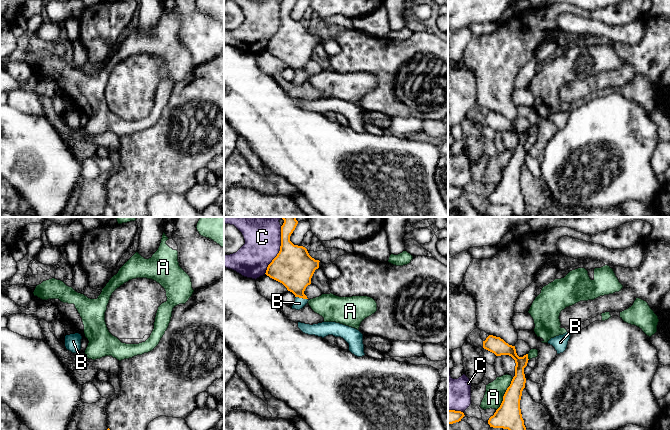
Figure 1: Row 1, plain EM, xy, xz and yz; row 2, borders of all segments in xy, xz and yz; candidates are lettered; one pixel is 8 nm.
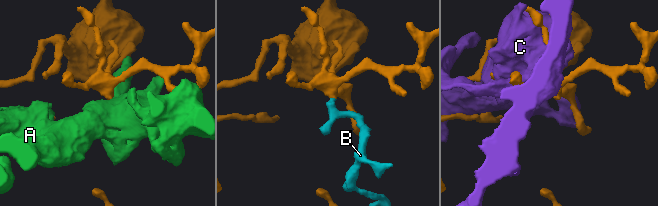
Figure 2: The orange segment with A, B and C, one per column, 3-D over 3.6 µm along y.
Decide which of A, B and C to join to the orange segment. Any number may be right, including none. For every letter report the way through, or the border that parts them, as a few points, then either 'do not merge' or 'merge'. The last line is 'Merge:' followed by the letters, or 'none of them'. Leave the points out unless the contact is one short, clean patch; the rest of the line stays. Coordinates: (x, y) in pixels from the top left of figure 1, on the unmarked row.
A: do not merge
B: across xz (294, 43), (298, 68), (302, 73), (299, 79) | merge
C: do not merge
Merge: B

